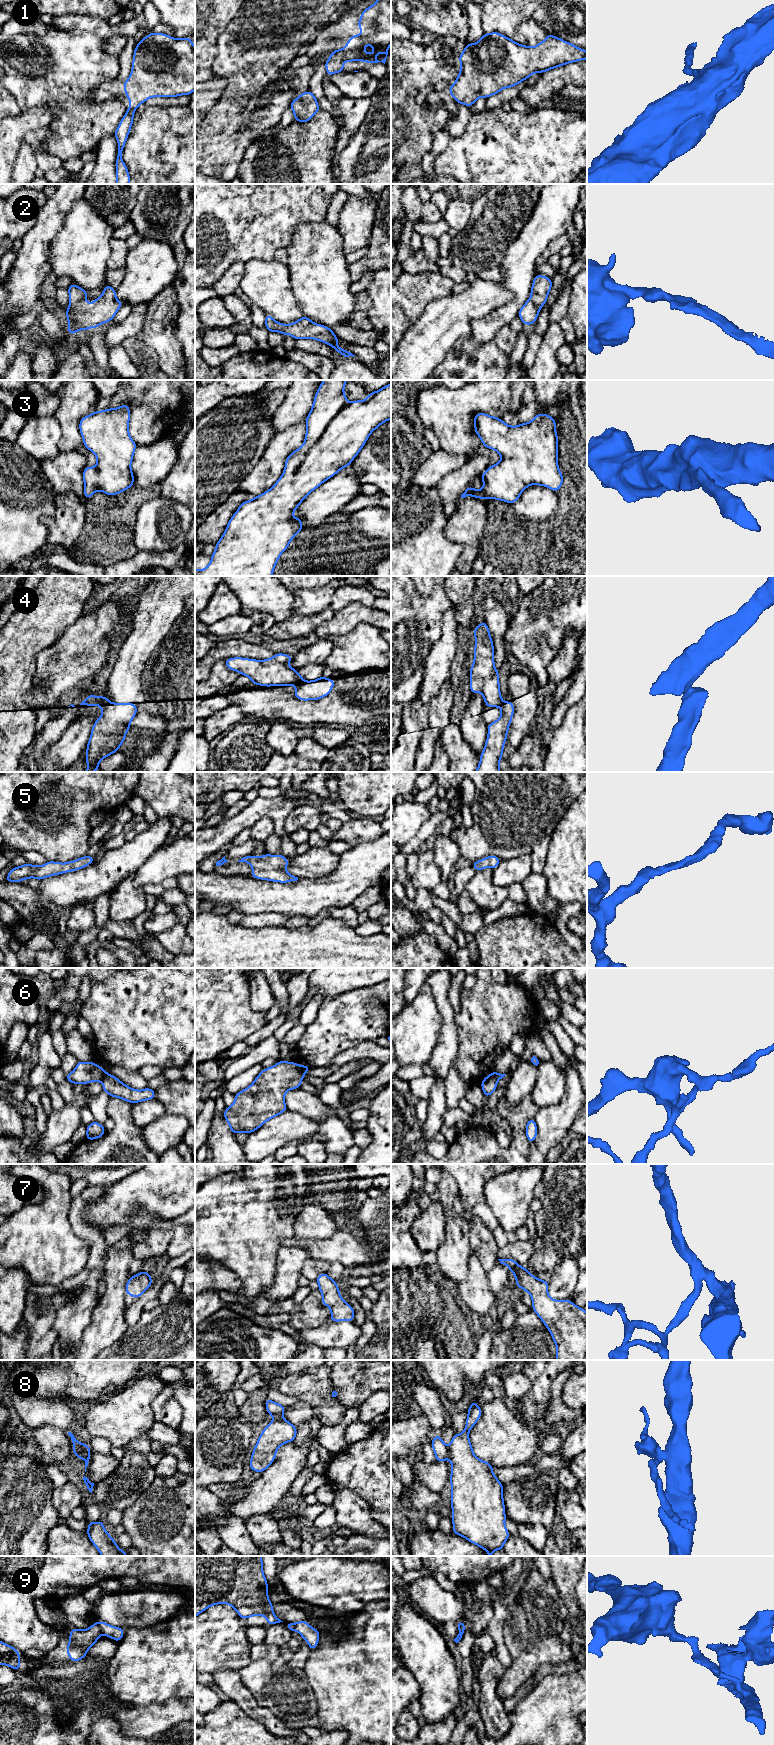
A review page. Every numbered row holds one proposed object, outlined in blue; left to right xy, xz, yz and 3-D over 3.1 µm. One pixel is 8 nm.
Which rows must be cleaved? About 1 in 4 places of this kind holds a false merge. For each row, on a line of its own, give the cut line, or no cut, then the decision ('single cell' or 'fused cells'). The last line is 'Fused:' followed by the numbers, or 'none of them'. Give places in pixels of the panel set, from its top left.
1: cut none; single cell
2: cut none; single cell
3: cut none; single cell
4: cut xy (108, 701), (100, 706); fused cells
5: cut none; single cell
6: cut xz (298, 1065), (304, 1073); fused cells
7: cut none; single cell
8: cut yz (448, 1447), (449, 1457); fused cells
9: cut xy (96, 1622), (102, 1632); fused cells
Fused: 4, 6, 8, 9

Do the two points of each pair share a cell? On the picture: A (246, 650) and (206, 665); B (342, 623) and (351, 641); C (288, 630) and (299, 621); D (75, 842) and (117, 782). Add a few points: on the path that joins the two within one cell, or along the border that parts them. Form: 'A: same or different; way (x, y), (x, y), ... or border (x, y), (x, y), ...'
A: same; way (236, 650), (222, 650), (215, 655)
B: different; border (369, 624), (358, 623), (344, 634), (327, 638)
C: same; way (291, 628), (296, 624)
D: same; way (75, 826), (75, 819), (101, 793)

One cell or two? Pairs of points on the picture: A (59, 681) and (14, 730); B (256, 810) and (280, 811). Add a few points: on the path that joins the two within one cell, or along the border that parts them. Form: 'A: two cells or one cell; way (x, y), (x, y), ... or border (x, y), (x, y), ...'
A: two cells; border (30, 707), (35, 710)
B: one cell; way (262, 810), (274, 810)

